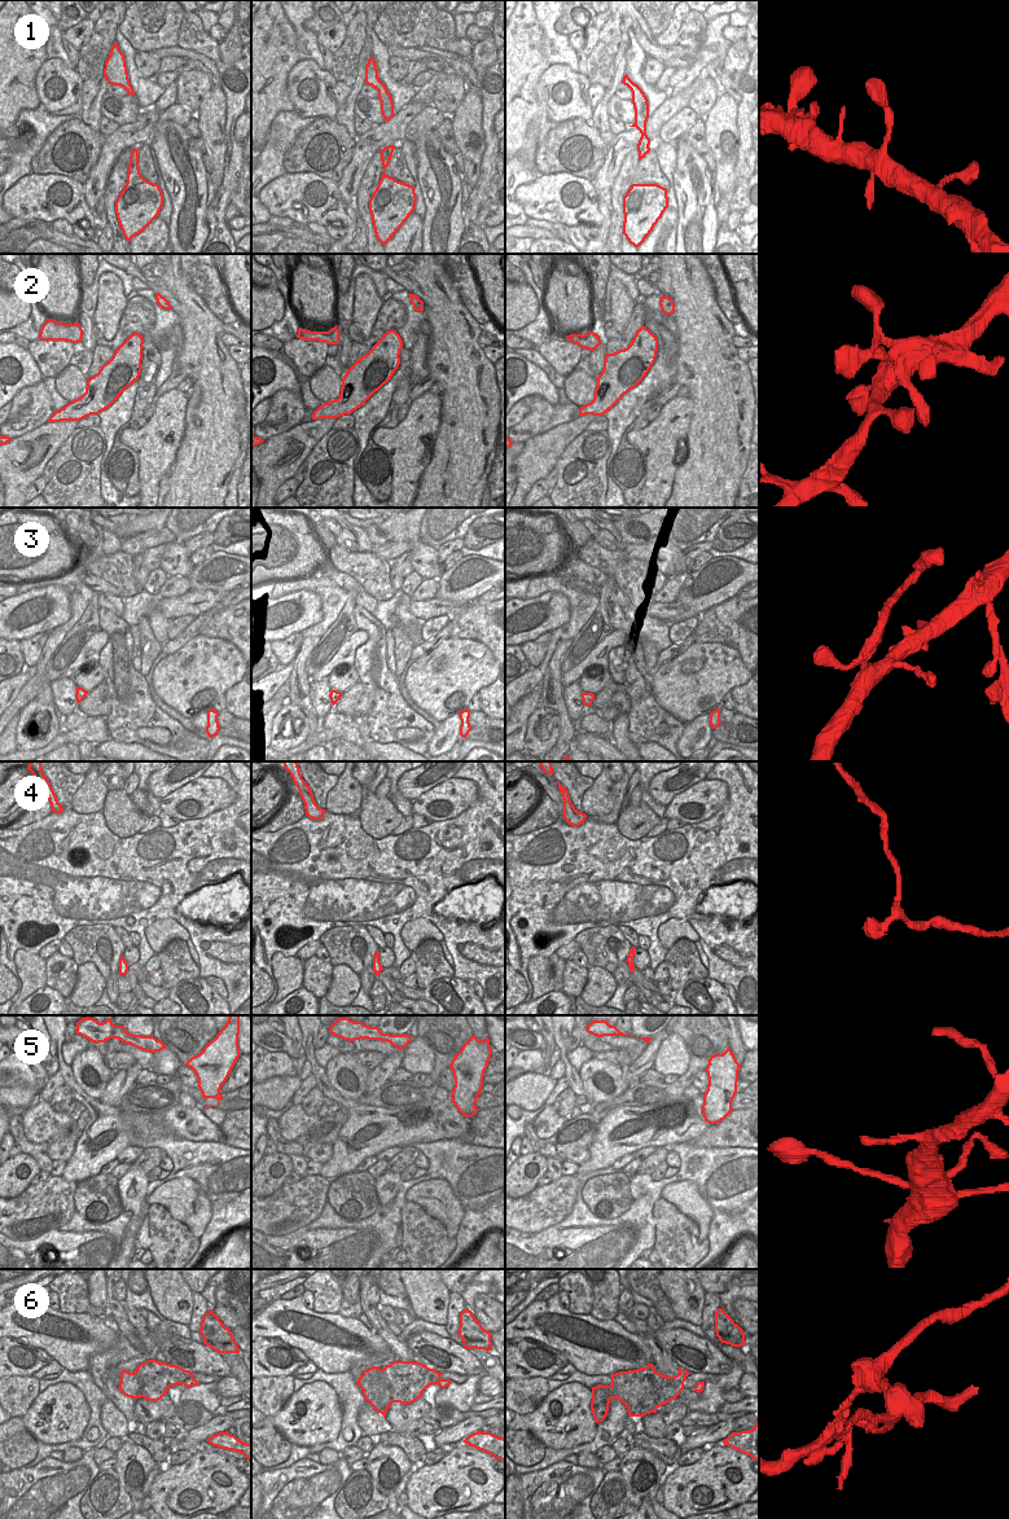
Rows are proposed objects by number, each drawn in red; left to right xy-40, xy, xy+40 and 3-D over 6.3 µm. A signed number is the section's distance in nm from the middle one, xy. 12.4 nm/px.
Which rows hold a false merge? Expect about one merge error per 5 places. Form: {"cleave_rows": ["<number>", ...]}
{"cleave_rows": ["3"]}

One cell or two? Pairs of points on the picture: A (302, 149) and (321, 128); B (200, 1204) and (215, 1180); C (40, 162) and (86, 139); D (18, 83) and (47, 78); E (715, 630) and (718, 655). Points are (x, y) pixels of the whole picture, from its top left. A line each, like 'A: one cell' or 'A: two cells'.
A: one cell
B: two cells
C: one cell
D: two cells
E: two cells

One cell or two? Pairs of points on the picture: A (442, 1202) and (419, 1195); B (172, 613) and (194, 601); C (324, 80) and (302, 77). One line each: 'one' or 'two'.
A: one
B: one
C: one

